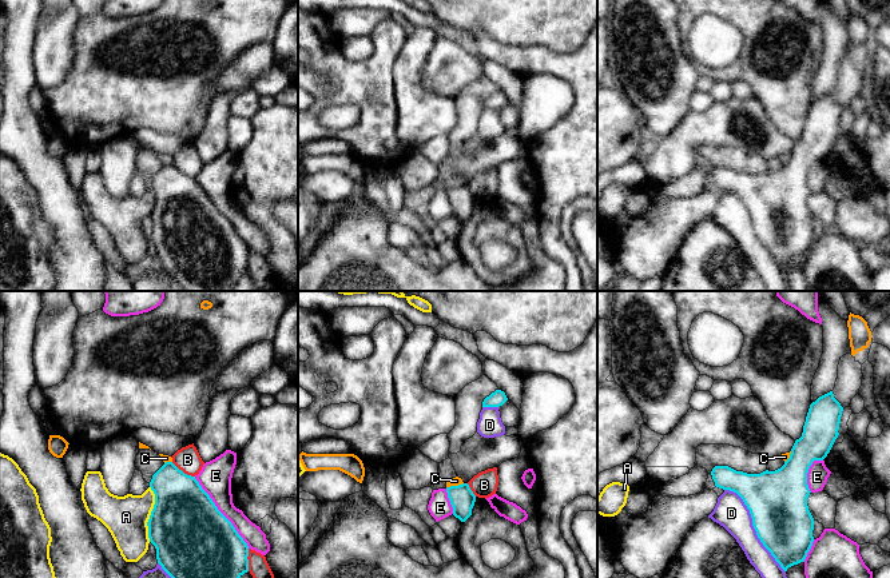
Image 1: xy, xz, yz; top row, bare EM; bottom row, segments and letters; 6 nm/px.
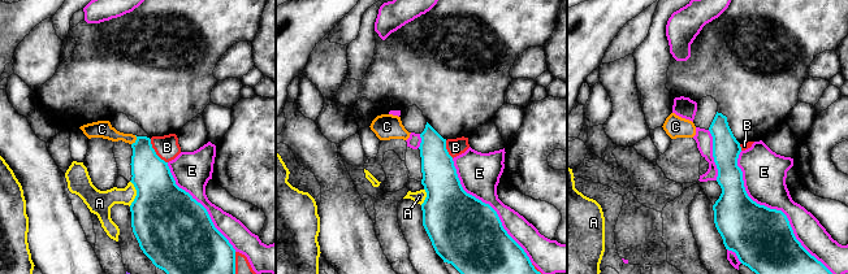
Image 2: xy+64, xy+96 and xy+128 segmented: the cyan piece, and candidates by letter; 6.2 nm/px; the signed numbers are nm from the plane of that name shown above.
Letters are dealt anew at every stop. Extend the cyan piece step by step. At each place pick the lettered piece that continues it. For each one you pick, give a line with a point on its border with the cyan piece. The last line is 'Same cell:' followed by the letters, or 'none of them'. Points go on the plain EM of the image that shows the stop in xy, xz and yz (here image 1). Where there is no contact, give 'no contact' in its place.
Same cell: none of them

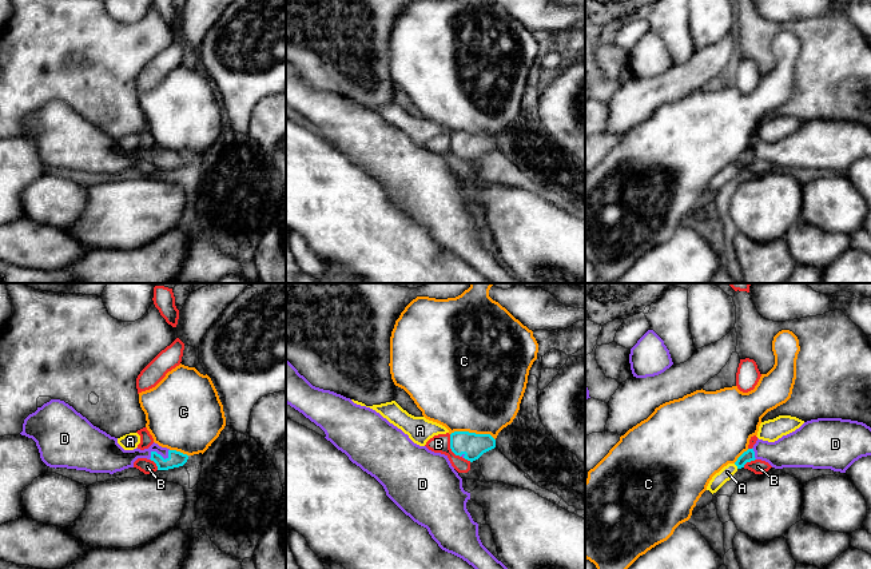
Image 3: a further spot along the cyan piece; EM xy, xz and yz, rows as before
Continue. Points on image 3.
D: xy (159, 155)
Same cell: D

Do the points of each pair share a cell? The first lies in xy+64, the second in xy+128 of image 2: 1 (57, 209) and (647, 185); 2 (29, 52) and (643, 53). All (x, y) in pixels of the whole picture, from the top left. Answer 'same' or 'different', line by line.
1: different
2: different

